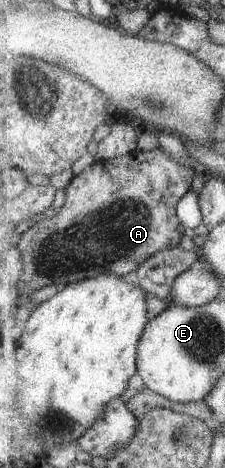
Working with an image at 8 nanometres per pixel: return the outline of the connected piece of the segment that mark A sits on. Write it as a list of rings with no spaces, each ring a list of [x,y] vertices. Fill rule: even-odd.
[[[161,148],[135,152],[111,160],[96,161],[74,176],[66,188],[65,206],[53,218],[44,220],[21,235],[17,244],[22,252],[24,271],[19,282],[25,297],[45,286],[78,283],[99,275],[127,276],[162,250],[181,244],[186,226],[179,220],[179,201],[192,189],[194,176],[200,169],[187,168],[169,158]]]

